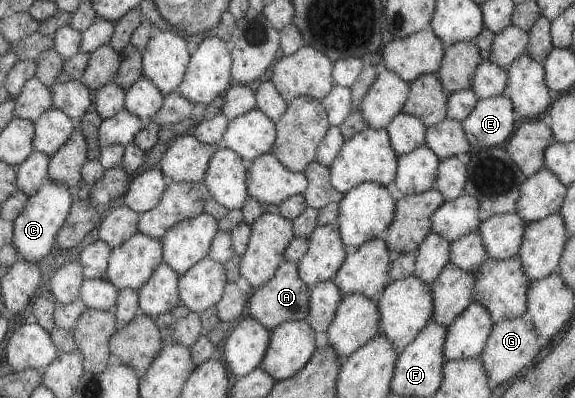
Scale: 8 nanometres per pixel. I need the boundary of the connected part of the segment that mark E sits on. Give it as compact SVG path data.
M504 95L480 99L461 124L472 152L502 146L516 127L512 103Z

